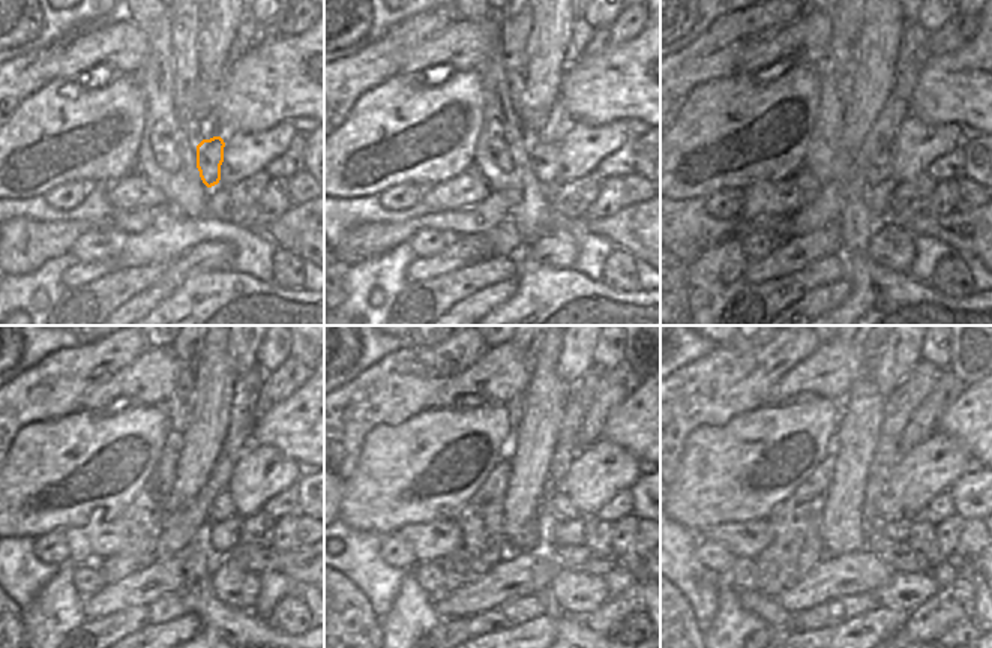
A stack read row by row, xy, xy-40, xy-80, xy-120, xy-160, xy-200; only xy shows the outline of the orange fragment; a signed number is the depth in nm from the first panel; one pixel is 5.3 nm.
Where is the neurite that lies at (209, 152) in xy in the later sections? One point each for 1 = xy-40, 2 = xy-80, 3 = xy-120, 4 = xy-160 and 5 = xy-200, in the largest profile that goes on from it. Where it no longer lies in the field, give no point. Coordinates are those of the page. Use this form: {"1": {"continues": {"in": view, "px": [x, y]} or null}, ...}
{"1": {"continues": {"in": "xy-40", "px": [545, 156]}}, "2": {"continues": {"in": "xy-80", "px": [880, 168]}}, "3": {"continues": {"in": "xy-120", "px": [221, 509]}}, "4": {"continues": {"in": "xy-160", "px": [557, 507]}}, "5": {"continues": {"in": "xy-200", "px": [889, 512]}}}

